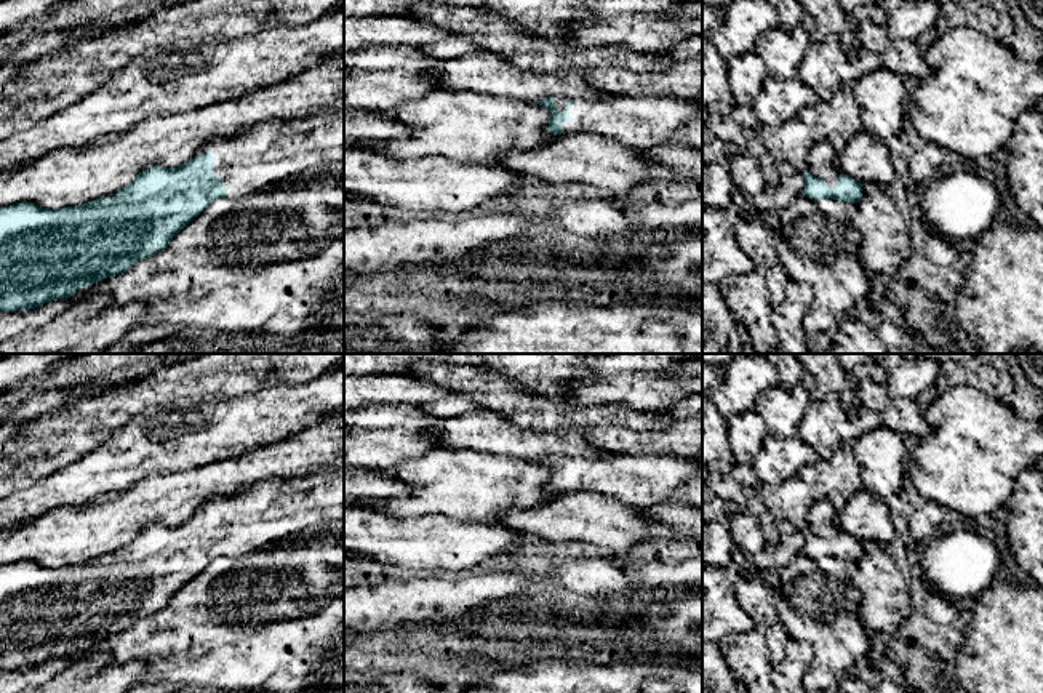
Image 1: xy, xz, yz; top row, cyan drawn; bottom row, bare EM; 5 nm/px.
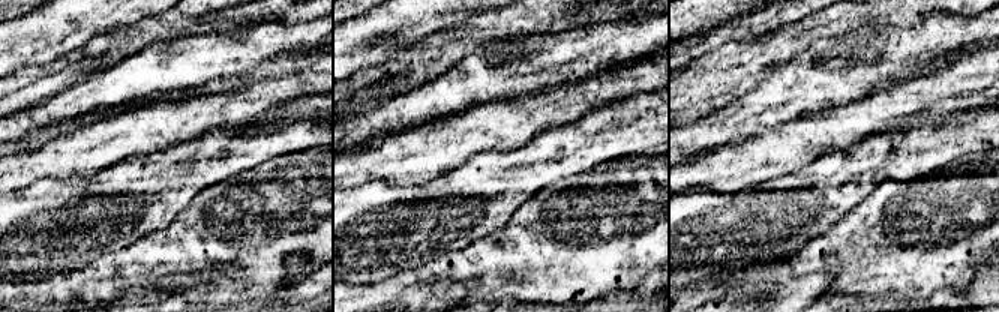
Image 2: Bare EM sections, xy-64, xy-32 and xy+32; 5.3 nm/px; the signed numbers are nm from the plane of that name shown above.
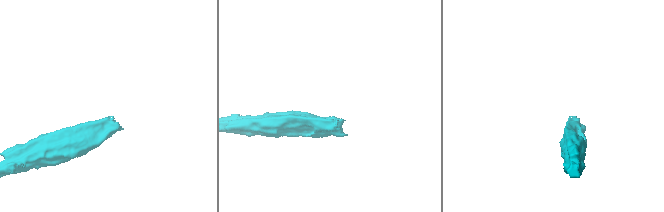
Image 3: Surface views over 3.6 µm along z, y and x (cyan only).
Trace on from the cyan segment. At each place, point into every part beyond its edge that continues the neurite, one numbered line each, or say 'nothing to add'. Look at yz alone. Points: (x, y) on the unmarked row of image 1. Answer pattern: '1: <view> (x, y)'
1: yz (823, 517)

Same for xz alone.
1: xz (643, 480)

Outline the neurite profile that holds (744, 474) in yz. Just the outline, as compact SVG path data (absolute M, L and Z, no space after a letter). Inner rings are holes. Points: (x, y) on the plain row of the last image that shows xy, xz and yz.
M736 464L731 472L729 472L739 483L752 488L752 490L758 490L760 482L752 469L752 466L741 466Z

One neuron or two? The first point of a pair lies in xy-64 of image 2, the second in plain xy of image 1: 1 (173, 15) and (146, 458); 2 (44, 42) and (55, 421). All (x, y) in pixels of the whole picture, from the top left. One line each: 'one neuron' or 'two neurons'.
1: two neurons
2: two neurons

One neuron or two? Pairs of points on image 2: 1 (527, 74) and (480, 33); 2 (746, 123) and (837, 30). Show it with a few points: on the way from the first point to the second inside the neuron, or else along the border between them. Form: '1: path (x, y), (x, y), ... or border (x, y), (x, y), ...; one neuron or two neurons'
1: border (510, 38), (488, 41), (459, 60); two neurons
2: border (843, 36), (819, 38), (798, 54); two neurons

